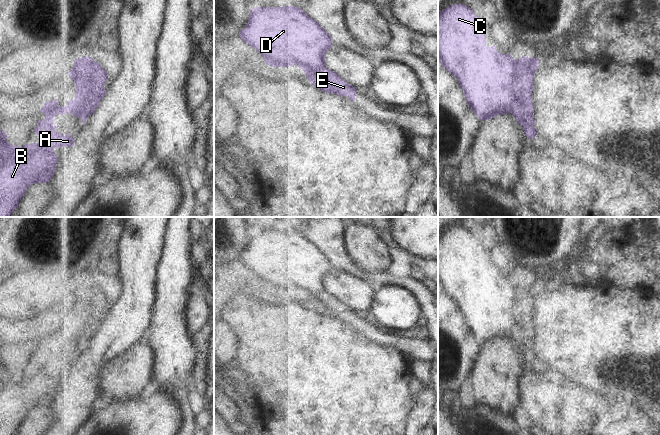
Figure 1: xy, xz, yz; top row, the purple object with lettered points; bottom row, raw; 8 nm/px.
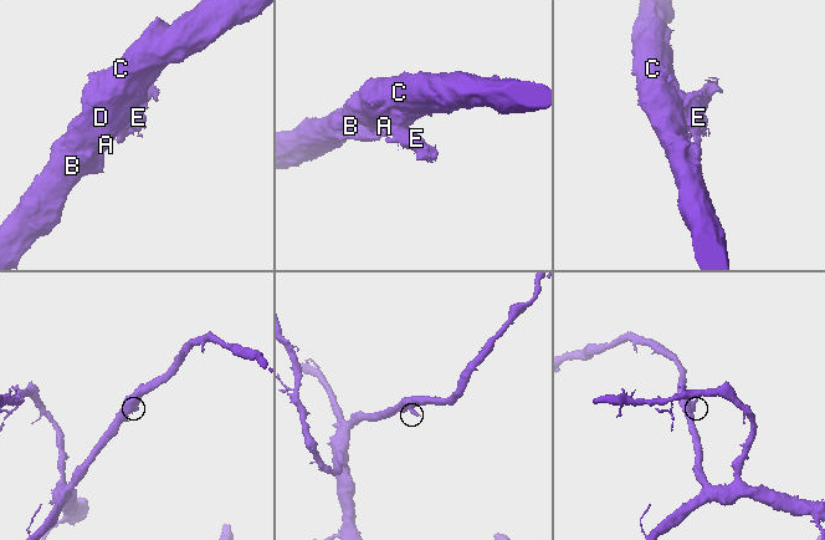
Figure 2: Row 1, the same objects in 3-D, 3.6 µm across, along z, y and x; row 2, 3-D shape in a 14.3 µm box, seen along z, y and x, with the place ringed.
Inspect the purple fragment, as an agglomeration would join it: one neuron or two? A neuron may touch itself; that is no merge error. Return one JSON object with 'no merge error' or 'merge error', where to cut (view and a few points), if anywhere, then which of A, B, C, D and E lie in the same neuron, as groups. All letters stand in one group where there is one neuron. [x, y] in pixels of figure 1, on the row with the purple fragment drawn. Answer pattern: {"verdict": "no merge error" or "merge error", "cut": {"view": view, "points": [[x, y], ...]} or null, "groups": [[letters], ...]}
{"verdict": "merge error", "cut": {"view": "yz", "points": [[515, 60], [516, 75], [512, 83], [512, 105], [509, 112]]}, "groups": [["A", "B", "C", "D"], ["E"]]}

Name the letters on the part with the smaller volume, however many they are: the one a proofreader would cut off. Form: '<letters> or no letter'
E

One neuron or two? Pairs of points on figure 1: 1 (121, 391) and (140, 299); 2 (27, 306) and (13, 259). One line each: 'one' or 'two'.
1: two
2: two

